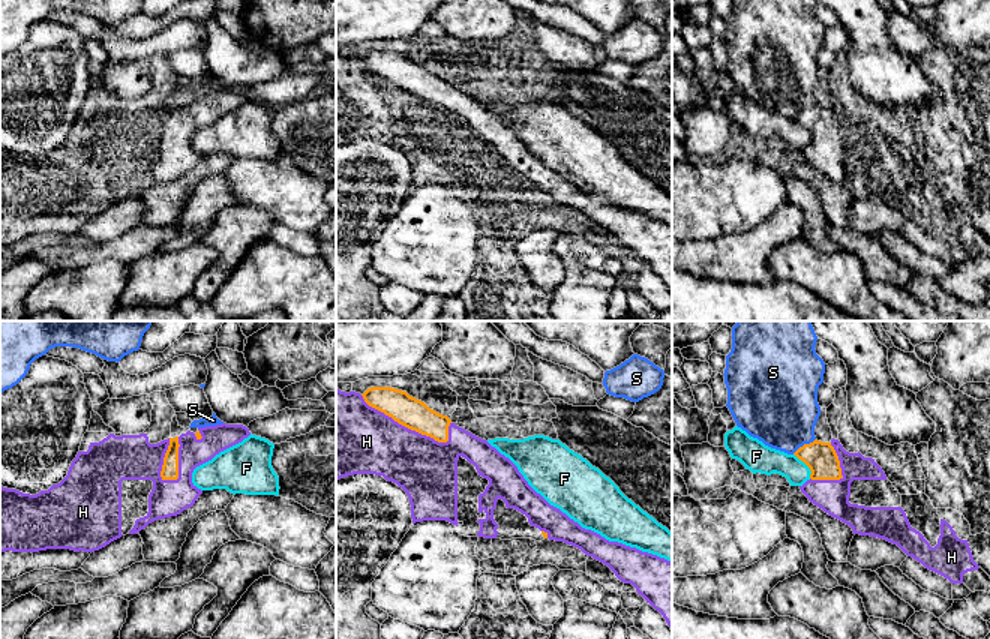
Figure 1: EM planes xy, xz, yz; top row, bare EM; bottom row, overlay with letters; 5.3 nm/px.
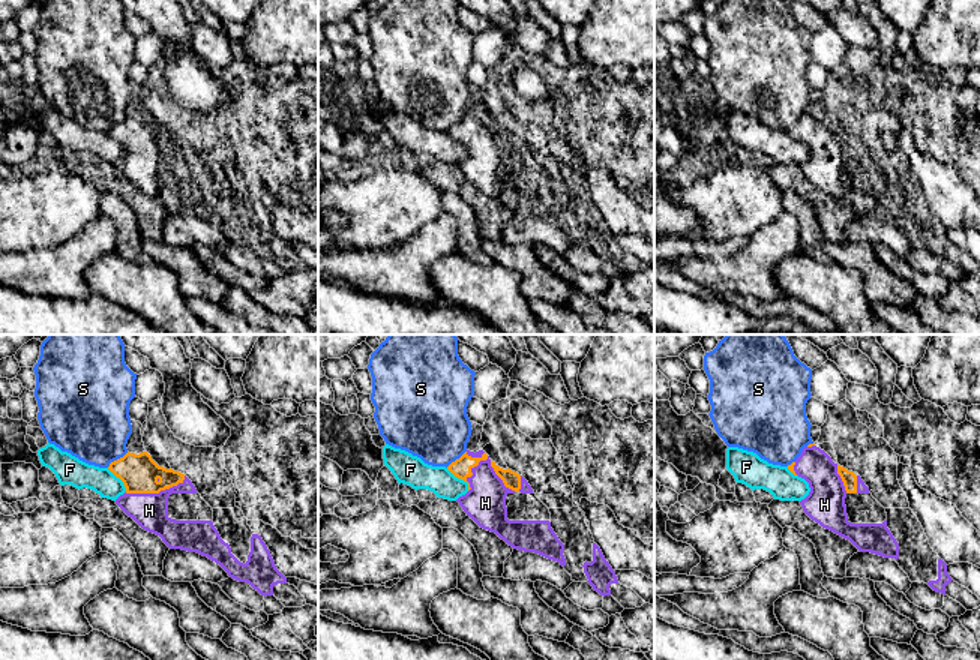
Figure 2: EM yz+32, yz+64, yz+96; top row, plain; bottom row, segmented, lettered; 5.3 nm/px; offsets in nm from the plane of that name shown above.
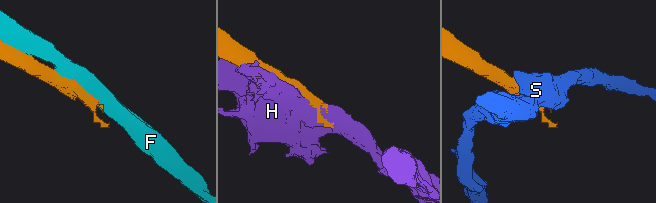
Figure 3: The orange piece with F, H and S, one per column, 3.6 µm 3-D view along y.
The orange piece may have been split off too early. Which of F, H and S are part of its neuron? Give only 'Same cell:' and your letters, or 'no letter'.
Same cell: H

